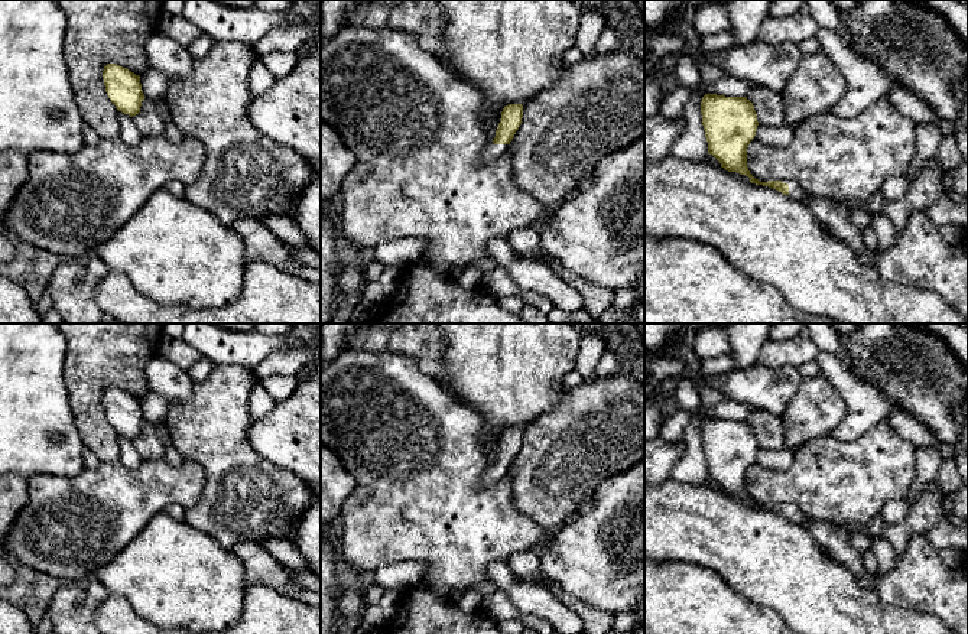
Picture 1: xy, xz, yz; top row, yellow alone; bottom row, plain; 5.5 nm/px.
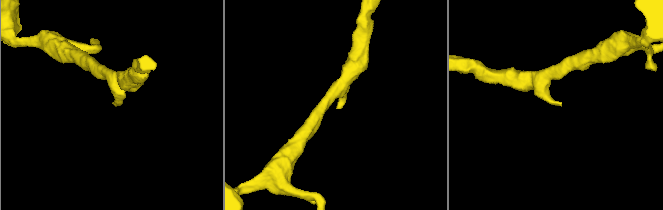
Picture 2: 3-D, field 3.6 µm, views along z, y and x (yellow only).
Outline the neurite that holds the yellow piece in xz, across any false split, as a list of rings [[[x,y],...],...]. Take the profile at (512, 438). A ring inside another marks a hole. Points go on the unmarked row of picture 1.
[[[509,427],[503,432],[501,442],[496,453],[496,461],[493,466],[487,469],[483,478],[483,488],[494,485],[497,481],[503,479],[507,475],[510,465],[522,448],[522,442],[522,427]]]

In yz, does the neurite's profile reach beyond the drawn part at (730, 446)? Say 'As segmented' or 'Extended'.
Extended

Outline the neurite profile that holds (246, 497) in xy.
[[[217,364],[204,381],[194,384],[192,396],[186,401],[169,403],[165,419],[173,446],[186,459],[201,464],[207,474],[202,495],[195,505],[185,510],[183,520],[228,550],[243,540],[290,540],[296,520],[315,498],[306,481],[253,449],[247,438],[251,425],[249,397],[256,384],[251,370]]]

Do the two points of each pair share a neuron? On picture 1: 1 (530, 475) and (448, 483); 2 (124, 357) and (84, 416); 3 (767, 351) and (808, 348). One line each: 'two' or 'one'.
1: two
2: one
3: one

